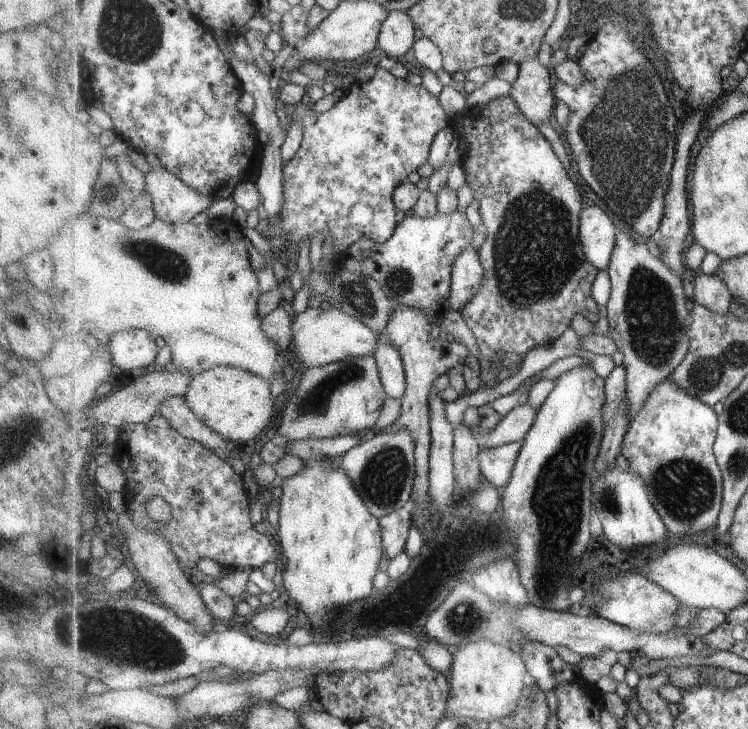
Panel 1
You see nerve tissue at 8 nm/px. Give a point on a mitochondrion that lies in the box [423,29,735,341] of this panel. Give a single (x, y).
(625, 135)

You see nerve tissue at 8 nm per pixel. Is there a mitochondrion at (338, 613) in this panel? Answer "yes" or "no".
no

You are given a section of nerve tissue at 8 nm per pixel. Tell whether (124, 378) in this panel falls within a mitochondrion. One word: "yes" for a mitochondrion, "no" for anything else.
no

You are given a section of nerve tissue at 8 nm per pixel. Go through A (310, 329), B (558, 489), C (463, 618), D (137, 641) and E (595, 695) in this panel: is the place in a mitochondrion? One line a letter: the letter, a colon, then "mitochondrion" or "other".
A: other
B: mitochondrion
C: mitochondrion
D: mitochondrion
E: other

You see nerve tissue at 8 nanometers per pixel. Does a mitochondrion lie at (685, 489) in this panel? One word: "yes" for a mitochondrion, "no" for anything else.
yes

